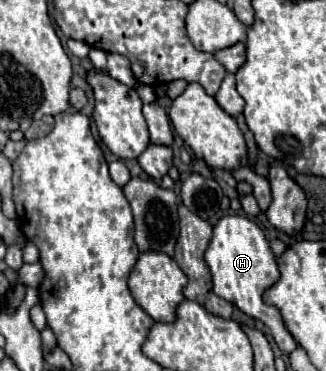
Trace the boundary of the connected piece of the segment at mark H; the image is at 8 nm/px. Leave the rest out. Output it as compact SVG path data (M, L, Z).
M240 214L224 216L214 226L214 238L204 254L204 260L212 272L214 292L220 298L236 304L244 314L248 314L256 320L262 320L272 330L274 342L278 344L278 348L284 354L290 354L298 346L296 340L284 328L278 308L264 304L264 300L262 300L264 290L270 288L272 284L276 284L276 280L280 278L280 272L276 266L276 256L272 254L268 240L264 238L264 232L246 216L240 216Z

